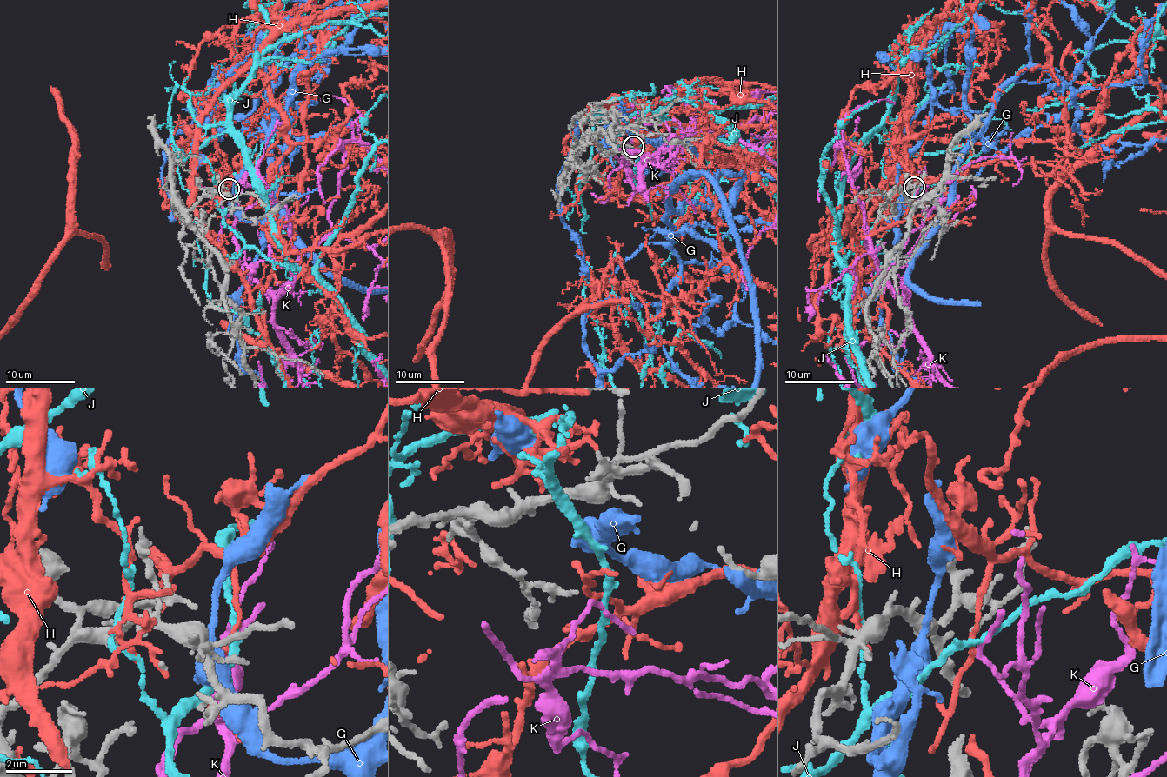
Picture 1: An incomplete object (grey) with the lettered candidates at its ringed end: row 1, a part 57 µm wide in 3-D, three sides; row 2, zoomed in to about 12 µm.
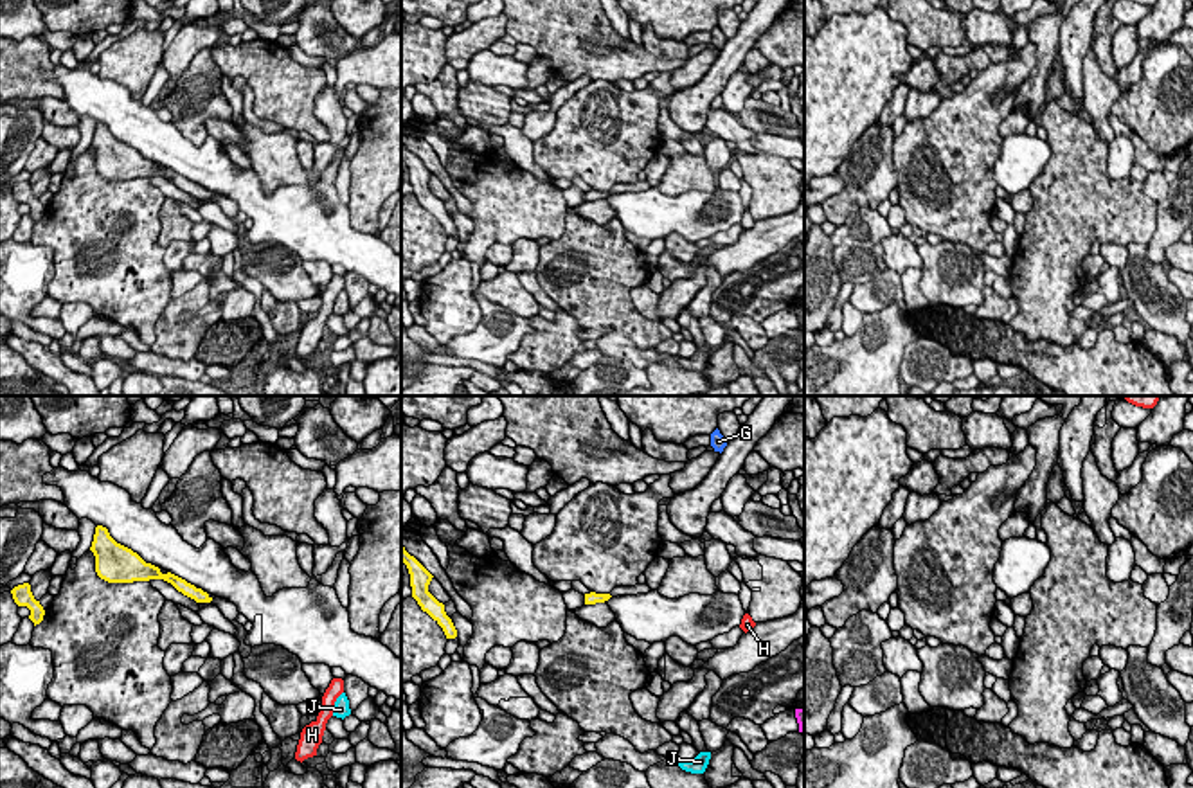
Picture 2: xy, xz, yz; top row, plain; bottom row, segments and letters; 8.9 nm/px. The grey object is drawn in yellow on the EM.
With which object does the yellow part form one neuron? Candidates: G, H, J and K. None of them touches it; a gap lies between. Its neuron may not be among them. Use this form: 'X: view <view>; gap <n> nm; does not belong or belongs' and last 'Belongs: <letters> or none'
G: view xz; gap 1600 nm; does not belong
H: view xz; gap 1200 nm; does not belong
J: view xy; gap 1400 nm; does not belong
K: view xz; gap 1950 nm; does not belong
Belongs: none

